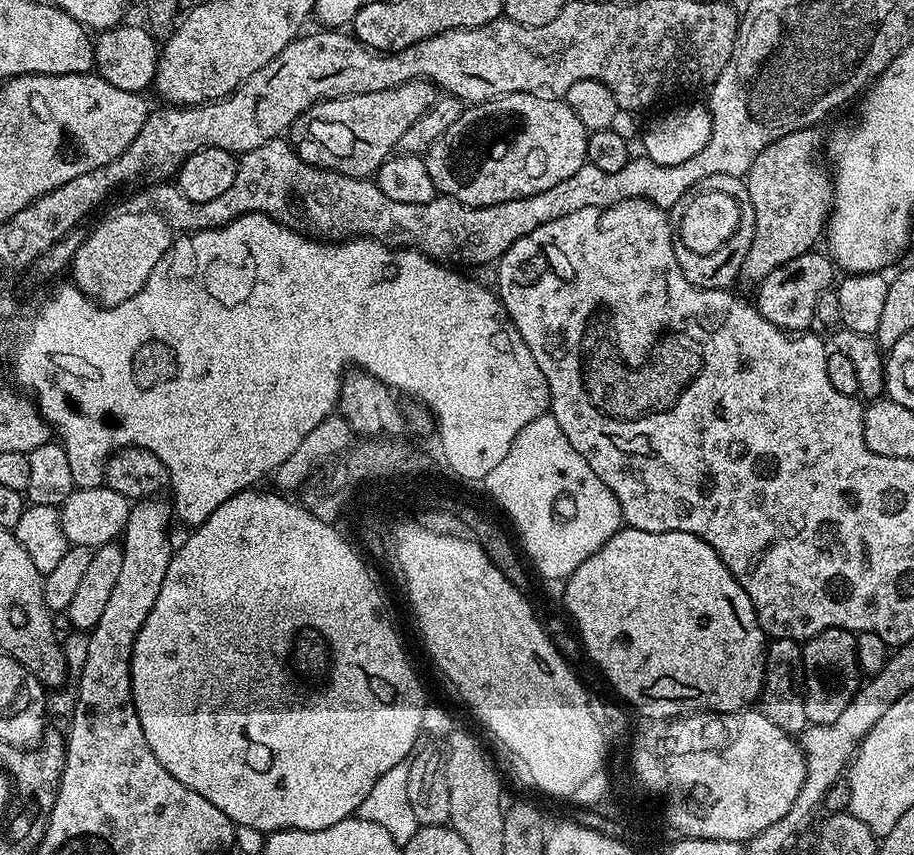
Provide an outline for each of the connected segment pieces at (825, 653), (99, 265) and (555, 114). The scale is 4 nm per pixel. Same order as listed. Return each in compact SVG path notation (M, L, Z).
M831 628L825 632L820 632L803 641L804 649L804 697L806 698L806 718L809 725L829 724L850 706L850 702L856 696L856 691L862 686L860 680L860 656L856 653L857 637L853 633L841 628Z
M146 208L136 212L116 212L102 219L89 231L86 242L72 260L70 278L76 288L92 299L100 307L113 308L128 301L142 290L150 271L161 261L162 255L170 247L174 239L174 230L167 219L156 209Z
M511 92L496 96L493 100L483 100L480 104L465 107L462 118L458 118L458 122L454 122L454 126L450 126L450 130L446 130L434 146L430 146L426 154L430 178L434 178L439 195L449 196L475 208L526 198L530 194L542 194L542 190L558 186L562 178L570 178L570 174L586 163L588 134L588 129L578 122L578 114L570 110L567 99L535 92Z

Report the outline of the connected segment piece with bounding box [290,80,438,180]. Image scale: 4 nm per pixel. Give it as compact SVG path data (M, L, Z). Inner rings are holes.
M411 80L390 90L320 100L293 122L290 140L296 146L321 144L328 148L327 167L359 180L372 178L382 162L397 151L402 134L426 114L436 99L438 89L431 80Z

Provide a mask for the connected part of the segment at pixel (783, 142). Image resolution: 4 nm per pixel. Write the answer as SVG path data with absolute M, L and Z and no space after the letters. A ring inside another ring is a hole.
M813 126L794 130L770 142L770 146L754 158L746 177L754 206L754 238L742 262L743 279L762 281L770 270L778 270L778 266L790 262L790 258L813 251L819 240L821 243L832 206L832 176L816 157L826 144L825 133L818 129Z

